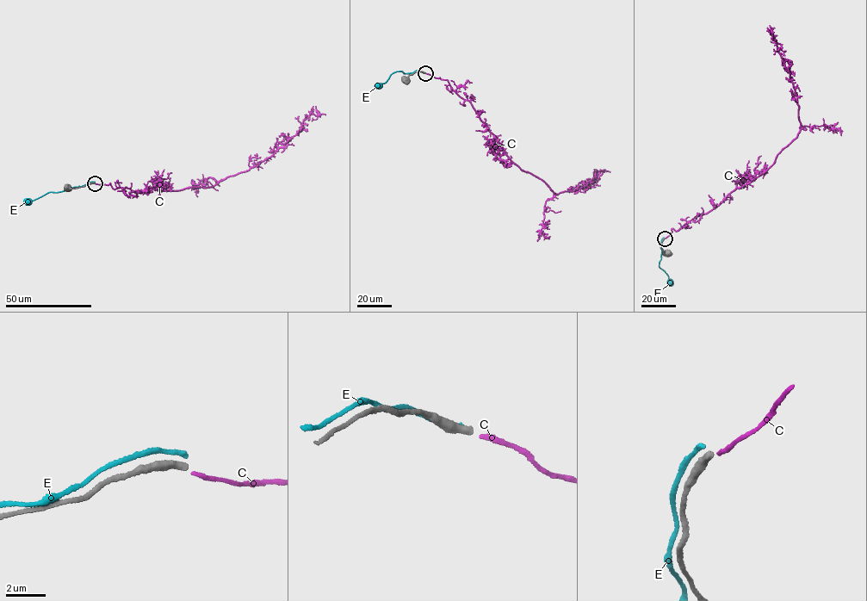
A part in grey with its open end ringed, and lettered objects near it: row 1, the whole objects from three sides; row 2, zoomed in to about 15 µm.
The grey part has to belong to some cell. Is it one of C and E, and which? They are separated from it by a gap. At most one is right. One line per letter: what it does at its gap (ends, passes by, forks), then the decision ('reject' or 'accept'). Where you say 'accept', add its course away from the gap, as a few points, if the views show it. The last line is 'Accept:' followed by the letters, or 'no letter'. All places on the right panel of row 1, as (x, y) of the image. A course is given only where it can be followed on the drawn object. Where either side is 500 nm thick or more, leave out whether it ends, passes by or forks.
C: it ends there; accept; it runs (665, 238), (672, 228), (677, 231), (715, 207), (764, 171), (797, 137), (801, 126), (797, 97), (769, 25)
E: it ends there; reject
Accept: C

